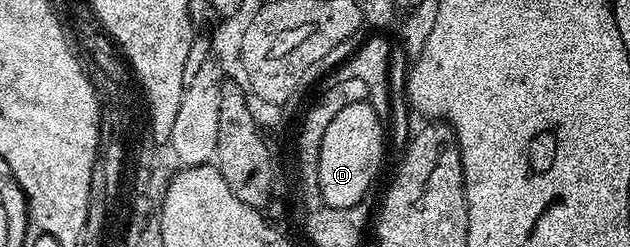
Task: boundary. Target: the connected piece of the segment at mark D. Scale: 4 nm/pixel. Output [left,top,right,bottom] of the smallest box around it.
[318,100,384,208]

